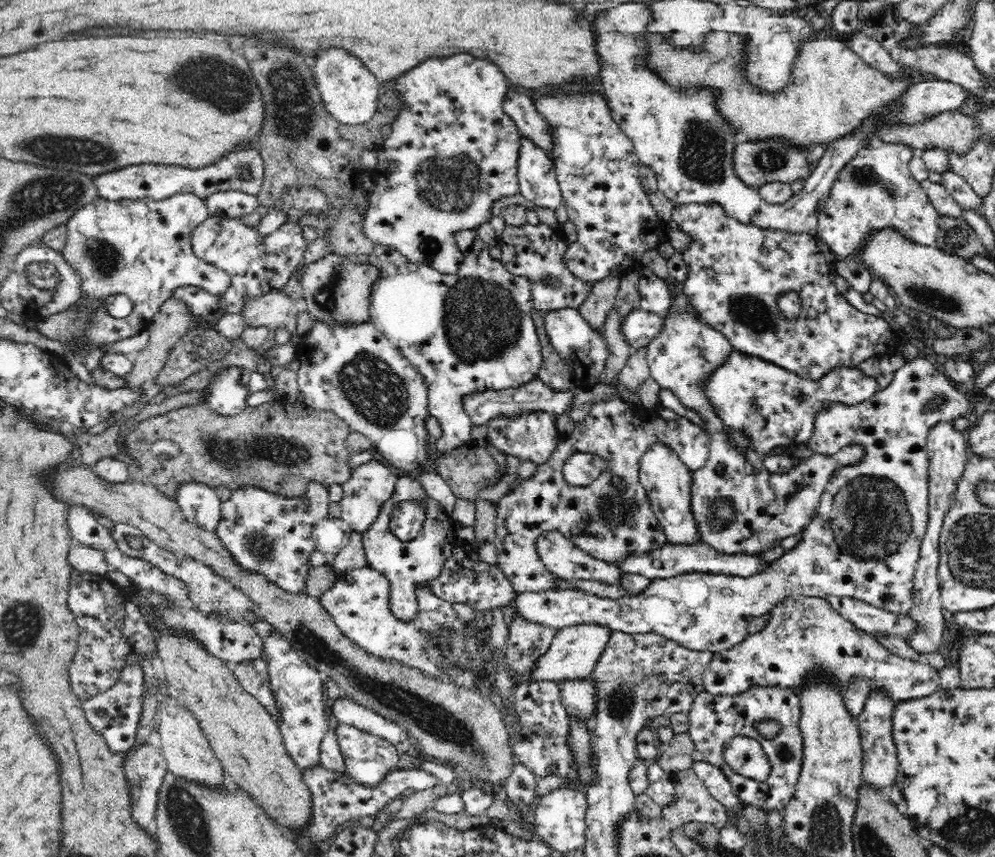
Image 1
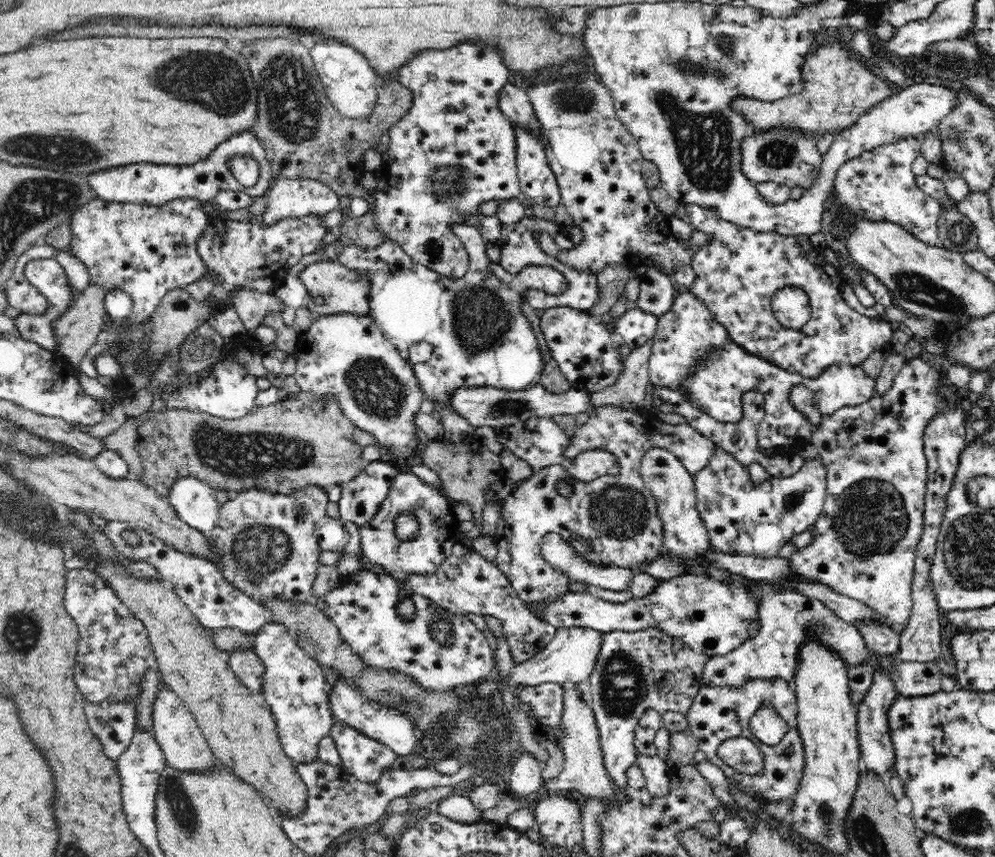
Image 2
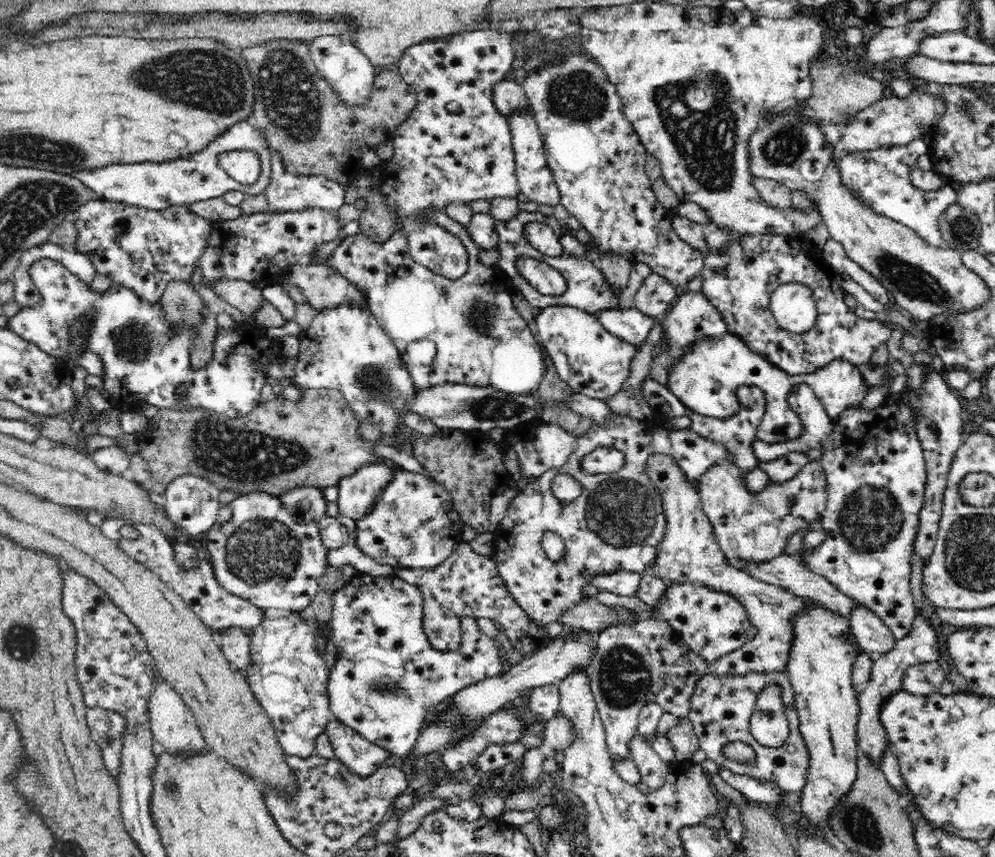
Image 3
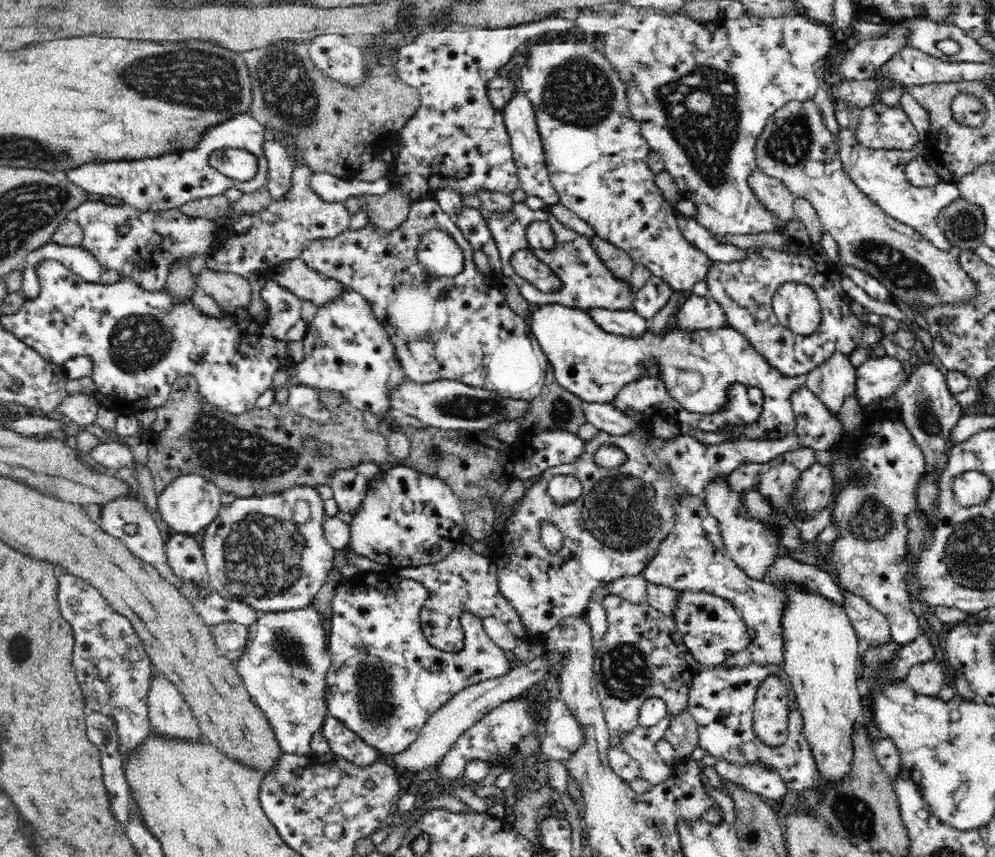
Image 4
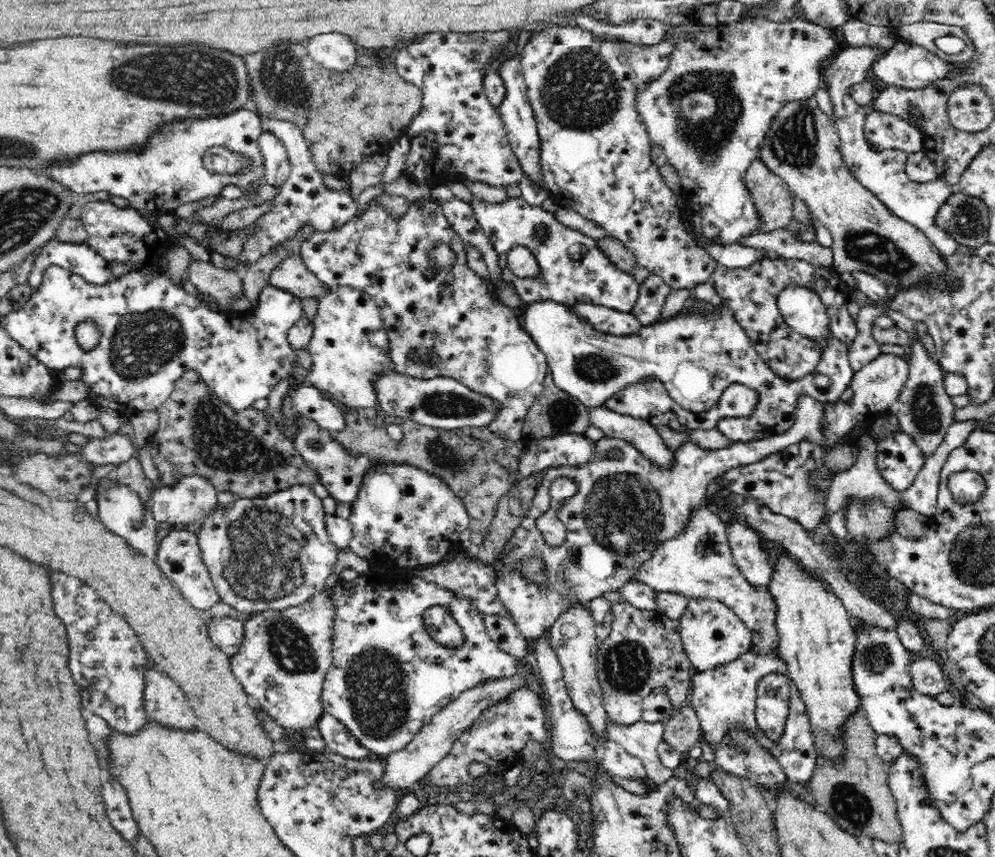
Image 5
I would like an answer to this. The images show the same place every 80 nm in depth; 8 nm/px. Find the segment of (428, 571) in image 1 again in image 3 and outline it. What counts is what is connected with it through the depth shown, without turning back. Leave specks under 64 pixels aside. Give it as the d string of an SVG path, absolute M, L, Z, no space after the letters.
M396 469L393 482L390 482L382 498L364 520L357 522L357 547L366 556L377 563L394 567L395 569L432 570L448 558L455 547L463 542L461 517L453 509L450 494L430 477L421 474Z

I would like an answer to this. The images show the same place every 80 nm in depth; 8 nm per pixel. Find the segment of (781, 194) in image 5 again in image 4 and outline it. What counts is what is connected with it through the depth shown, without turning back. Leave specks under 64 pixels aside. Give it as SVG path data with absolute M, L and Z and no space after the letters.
M754 168L749 183L757 197L780 218L790 221L794 218L792 191L778 179L766 176Z

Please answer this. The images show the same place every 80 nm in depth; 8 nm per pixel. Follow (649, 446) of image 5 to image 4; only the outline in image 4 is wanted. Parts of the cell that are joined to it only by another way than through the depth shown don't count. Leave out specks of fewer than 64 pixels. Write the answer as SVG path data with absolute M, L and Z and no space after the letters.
M580 400L580 409L582 409L587 422L610 434L622 434L622 432L630 430L632 426L636 426L636 422L622 415L612 403Z

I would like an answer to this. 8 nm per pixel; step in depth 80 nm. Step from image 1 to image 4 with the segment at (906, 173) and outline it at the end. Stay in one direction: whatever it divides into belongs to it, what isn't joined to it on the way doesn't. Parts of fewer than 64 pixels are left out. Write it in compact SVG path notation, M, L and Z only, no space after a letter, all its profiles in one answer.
M840 103L835 111L840 133L840 164L844 173L853 180L852 183L863 195L866 195L866 198L882 209L882 212L894 220L902 222L903 225L910 225L940 250L948 250L951 246L948 245L944 231L938 226L937 218L946 206L954 202L954 199L960 198L957 185L941 180L930 187L918 188L907 179L906 165L909 165L917 156L924 155L926 142L918 140L918 142L914 142L913 148L880 150L859 148L852 132L858 125L860 112L860 109L846 103Z

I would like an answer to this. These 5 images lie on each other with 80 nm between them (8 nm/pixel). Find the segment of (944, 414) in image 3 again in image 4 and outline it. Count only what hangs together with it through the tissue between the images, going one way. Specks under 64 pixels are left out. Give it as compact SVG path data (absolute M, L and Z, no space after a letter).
M928 357L918 362L918 368L895 392L898 409L901 410L903 422L909 427L918 446L923 450L926 457L926 471L929 478L935 482L935 496L933 497L933 506L928 510L920 510L919 516L924 517L926 521L926 531L922 540L922 551L930 550L934 544L934 530L936 530L936 521L940 514L940 482L942 474L948 466L948 459L952 447L958 443L953 440L953 432L958 422L964 416L963 407L956 400L953 393L947 385L945 372L935 368Z

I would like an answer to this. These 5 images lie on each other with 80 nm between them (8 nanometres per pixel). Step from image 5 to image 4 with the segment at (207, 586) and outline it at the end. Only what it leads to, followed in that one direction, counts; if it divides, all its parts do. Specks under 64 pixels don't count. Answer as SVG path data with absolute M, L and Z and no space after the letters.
M167 534L167 553L174 572L184 580L206 582L203 548L188 535Z

